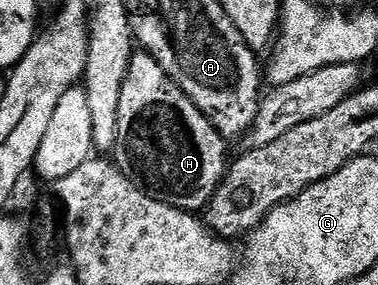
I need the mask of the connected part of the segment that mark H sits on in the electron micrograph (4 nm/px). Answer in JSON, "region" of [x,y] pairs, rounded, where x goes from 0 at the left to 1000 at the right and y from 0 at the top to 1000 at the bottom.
{"region":[[[360,179],[344,196],[339,221],[339,263],[328,263],[328,305],[317,305],[317,404],[312,407],[312,502],[302,512],[296,537],[307,554],[307,575],[347,635],[360,639],[370,660],[384,663],[399,691],[418,705],[444,712],[468,733],[487,733],[495,747],[521,751],[526,740],[542,737],[571,684],[577,660],[585,656],[587,635],[598,625],[603,589],[603,551],[598,565],[598,509],[601,484],[587,481],[571,460],[566,435],[553,425],[529,389],[529,375],[519,375],[519,361],[508,361],[508,347],[497,347],[497,333],[468,298],[434,249],[434,235],[423,235],[423,221],[413,221],[413,207],[402,189],[384,179]]]}

